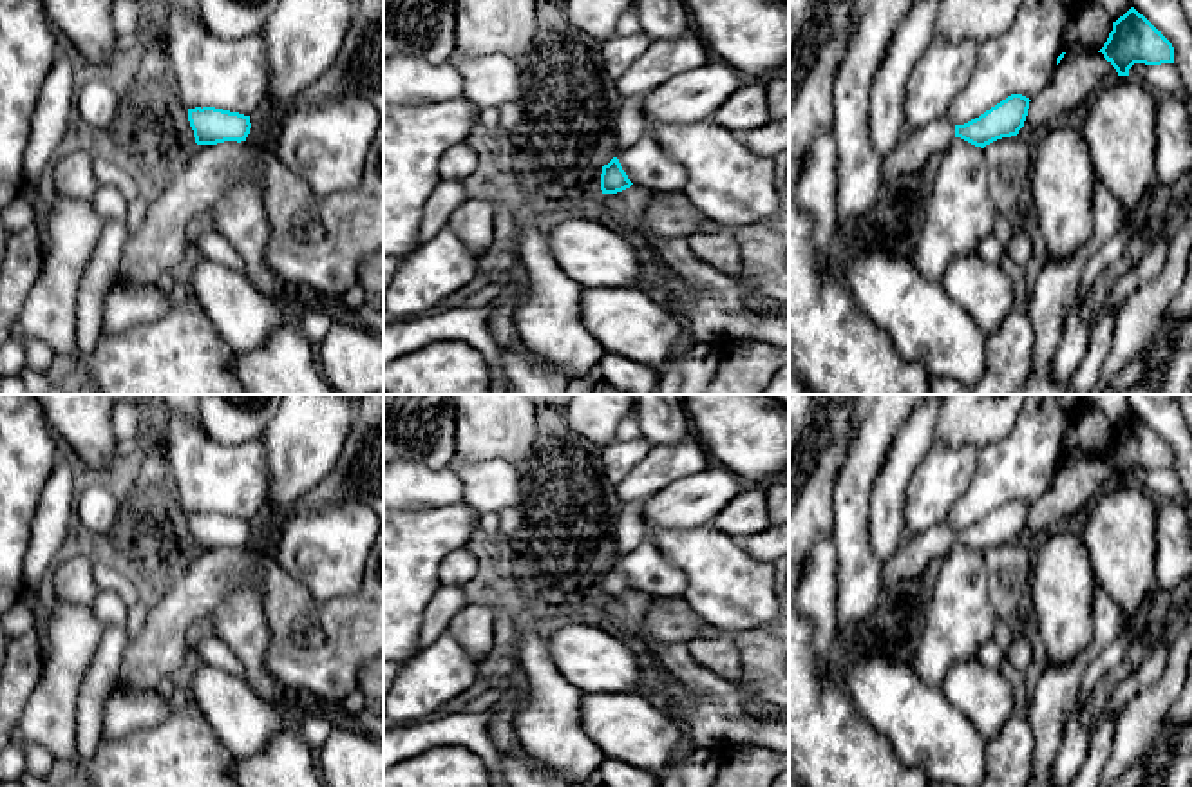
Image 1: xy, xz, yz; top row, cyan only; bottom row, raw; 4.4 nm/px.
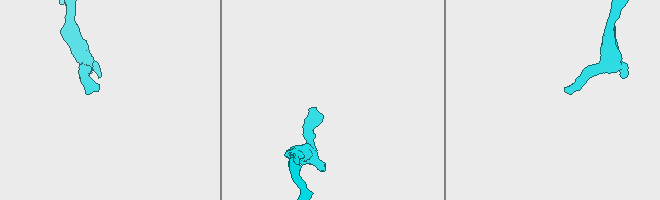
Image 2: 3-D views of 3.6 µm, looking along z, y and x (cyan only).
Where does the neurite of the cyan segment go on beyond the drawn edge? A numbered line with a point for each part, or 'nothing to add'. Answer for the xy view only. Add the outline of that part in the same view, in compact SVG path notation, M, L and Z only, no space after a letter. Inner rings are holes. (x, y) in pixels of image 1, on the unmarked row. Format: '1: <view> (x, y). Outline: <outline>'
nothing to add

